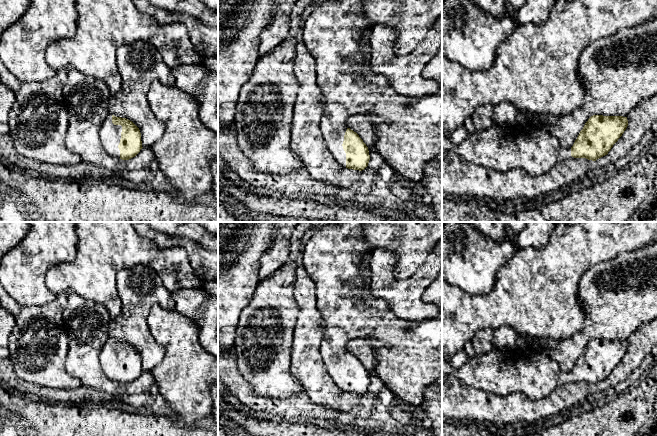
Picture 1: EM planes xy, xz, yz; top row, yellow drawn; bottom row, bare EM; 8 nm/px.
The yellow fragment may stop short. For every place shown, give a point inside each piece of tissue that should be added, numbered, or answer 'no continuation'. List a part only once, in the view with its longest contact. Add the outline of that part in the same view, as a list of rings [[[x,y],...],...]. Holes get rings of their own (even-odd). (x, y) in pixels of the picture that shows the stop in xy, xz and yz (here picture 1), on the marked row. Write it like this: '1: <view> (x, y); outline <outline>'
1: xy (110, 134); outline [[[112,115],[105,119],[101,125],[99,137],[101,145],[107,154],[114,158],[120,158],[120,150],[118,145],[121,139],[122,126],[112,123]]]

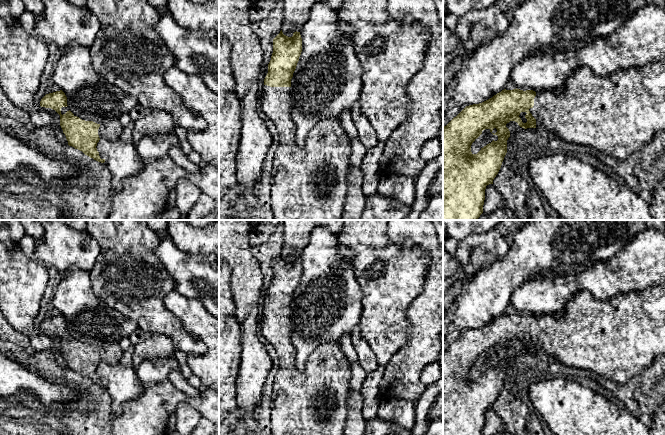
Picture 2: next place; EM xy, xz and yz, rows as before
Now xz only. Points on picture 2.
1: xz (307, 183); outline [[[263,85],[264,96],[259,109],[275,125],[279,143],[271,170],[270,202],[275,220],[339,220],[347,196],[347,171],[350,167],[351,139],[343,129],[340,119],[325,119],[308,133],[305,145],[296,144],[296,125],[291,118],[291,87]]]

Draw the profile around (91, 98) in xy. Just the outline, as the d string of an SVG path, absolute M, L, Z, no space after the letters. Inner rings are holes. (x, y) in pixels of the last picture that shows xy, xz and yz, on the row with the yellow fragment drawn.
M71 42L63 50L52 81L65 93L69 110L85 121L102 124L130 113L137 100L104 80L93 68L90 49Z

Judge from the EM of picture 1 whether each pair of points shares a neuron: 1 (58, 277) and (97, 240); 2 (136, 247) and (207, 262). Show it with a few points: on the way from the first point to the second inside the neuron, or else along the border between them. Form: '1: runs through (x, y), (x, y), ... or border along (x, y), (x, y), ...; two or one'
1: runs through (69, 273), (91, 251); one
2: border along (166, 249), (181, 247), (199, 279); two

